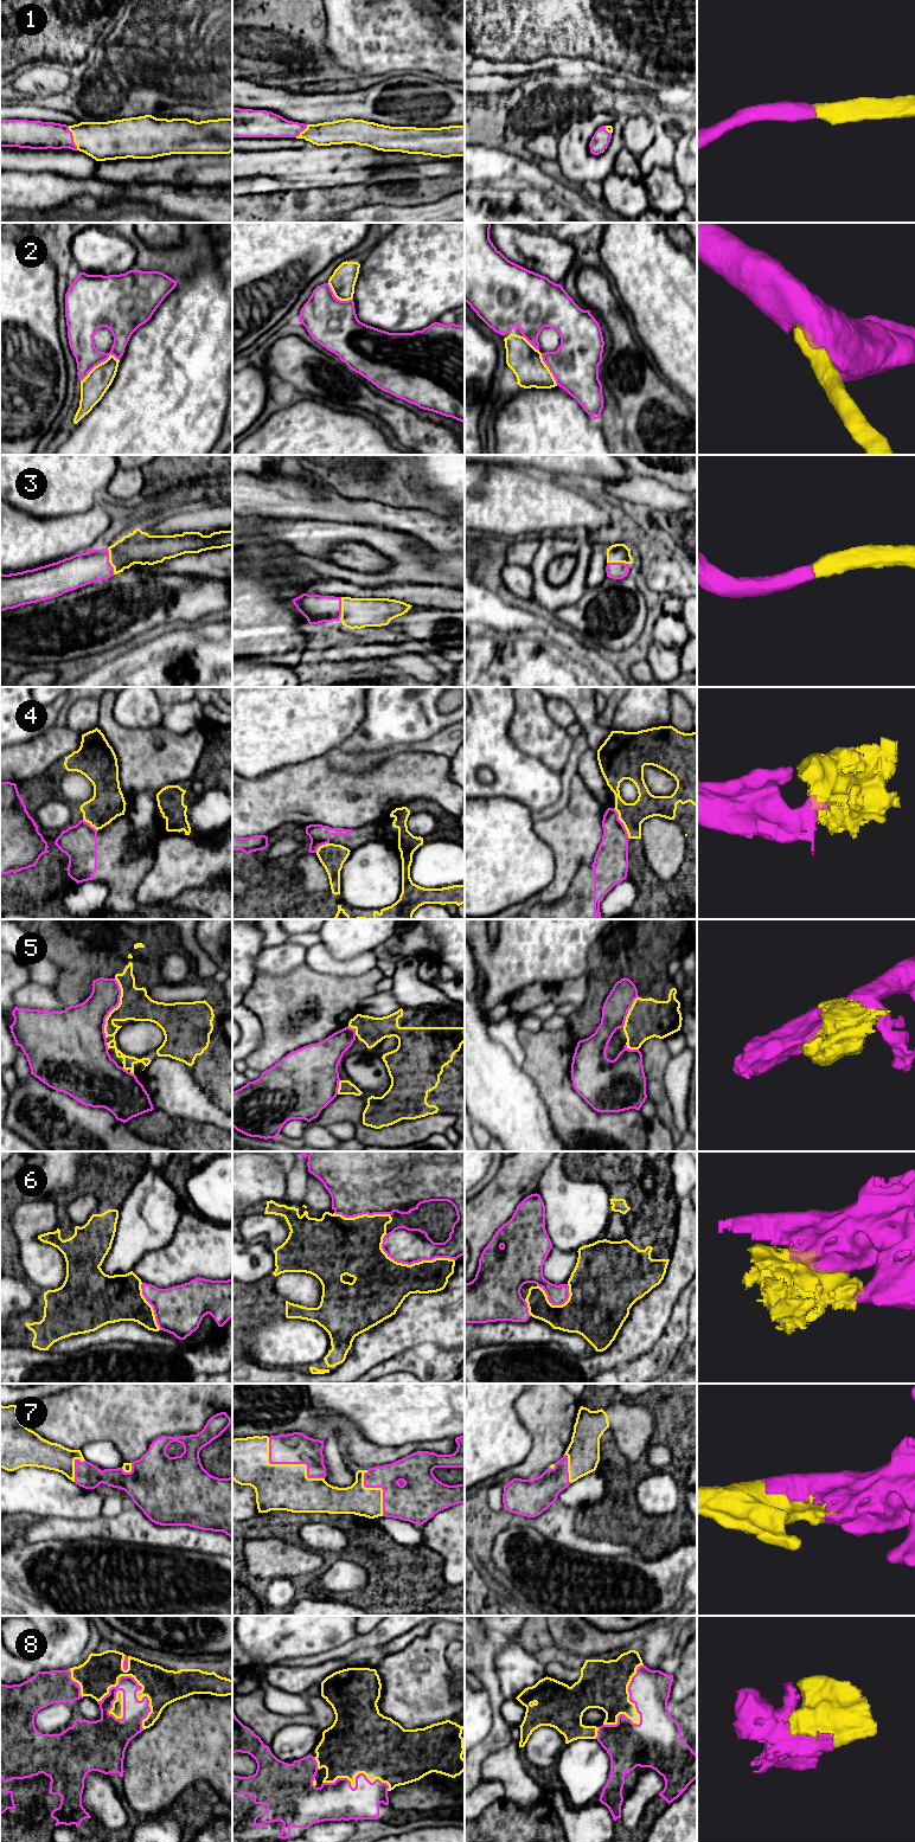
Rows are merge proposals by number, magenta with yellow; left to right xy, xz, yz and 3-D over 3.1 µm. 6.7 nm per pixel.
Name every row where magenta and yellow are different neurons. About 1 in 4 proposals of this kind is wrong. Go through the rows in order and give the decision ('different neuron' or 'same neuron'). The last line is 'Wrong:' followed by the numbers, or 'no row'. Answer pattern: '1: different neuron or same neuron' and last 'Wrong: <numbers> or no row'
1: same neuron
2: same neuron
3: same neuron
4: different neuron
5: different neuron
6: different neuron
7: same neuron
8: same neuron
Wrong: 4, 5, 6

